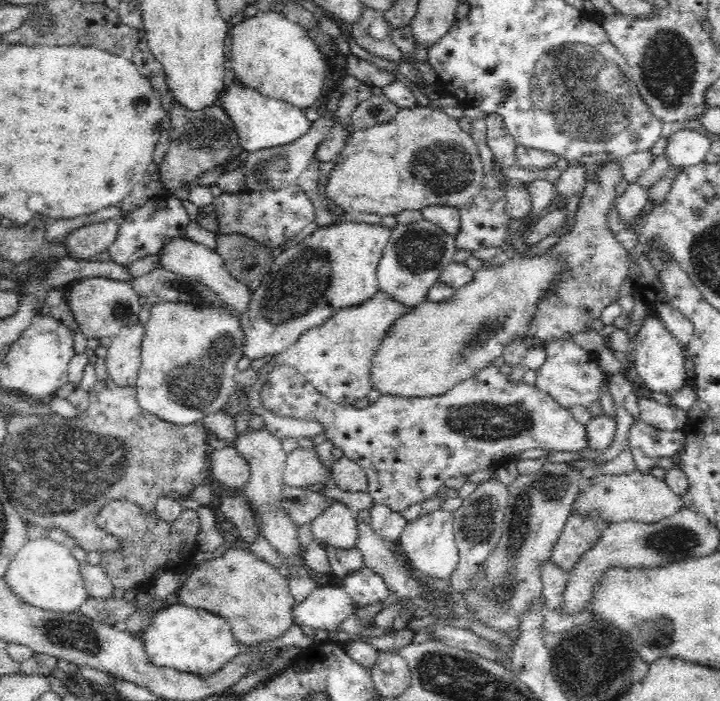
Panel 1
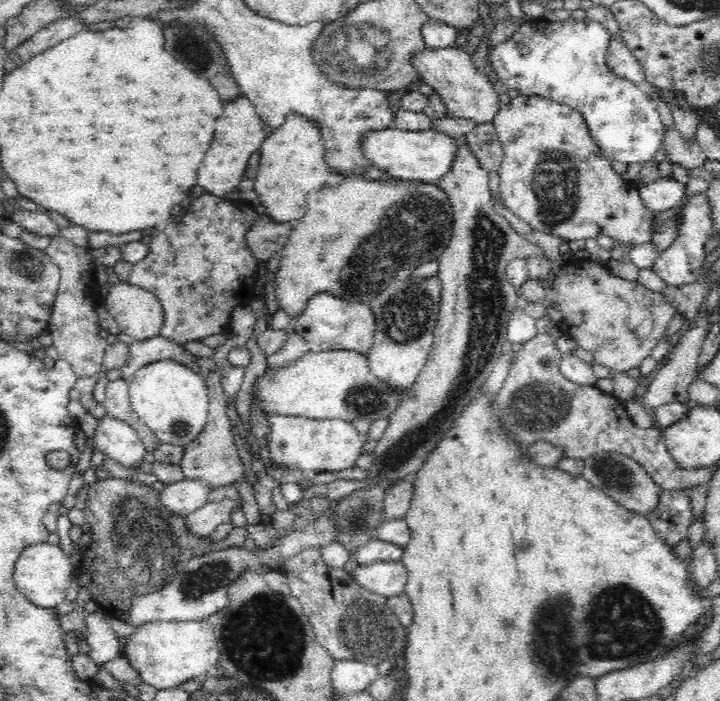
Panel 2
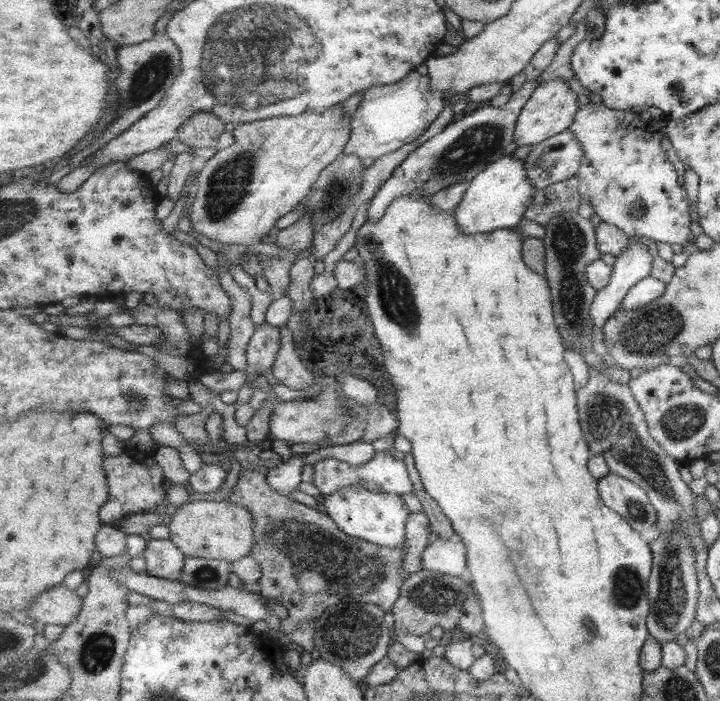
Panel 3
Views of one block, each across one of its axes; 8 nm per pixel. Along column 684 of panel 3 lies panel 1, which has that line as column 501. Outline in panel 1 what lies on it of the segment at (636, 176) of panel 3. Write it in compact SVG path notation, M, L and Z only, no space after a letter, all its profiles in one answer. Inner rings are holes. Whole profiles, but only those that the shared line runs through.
M490 190L479 192L467 205L459 207L460 230L454 234L457 250L473 251L490 246L504 247L506 232L510 218L504 214L504 192L502 190Z

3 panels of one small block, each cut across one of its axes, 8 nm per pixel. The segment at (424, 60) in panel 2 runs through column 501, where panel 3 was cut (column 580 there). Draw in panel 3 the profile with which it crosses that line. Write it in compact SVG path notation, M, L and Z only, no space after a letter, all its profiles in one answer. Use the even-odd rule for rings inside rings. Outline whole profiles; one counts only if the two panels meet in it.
M557 77L551 81L542 82L533 92L533 96L517 120L516 144L533 146L571 128L581 106L579 94L573 92L573 88L569 86L567 79Z

